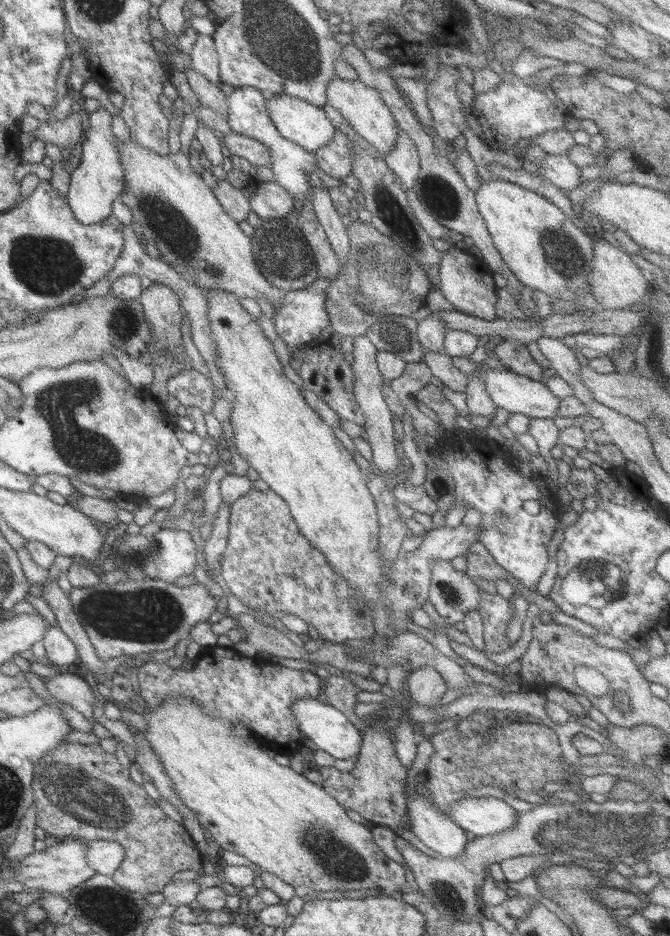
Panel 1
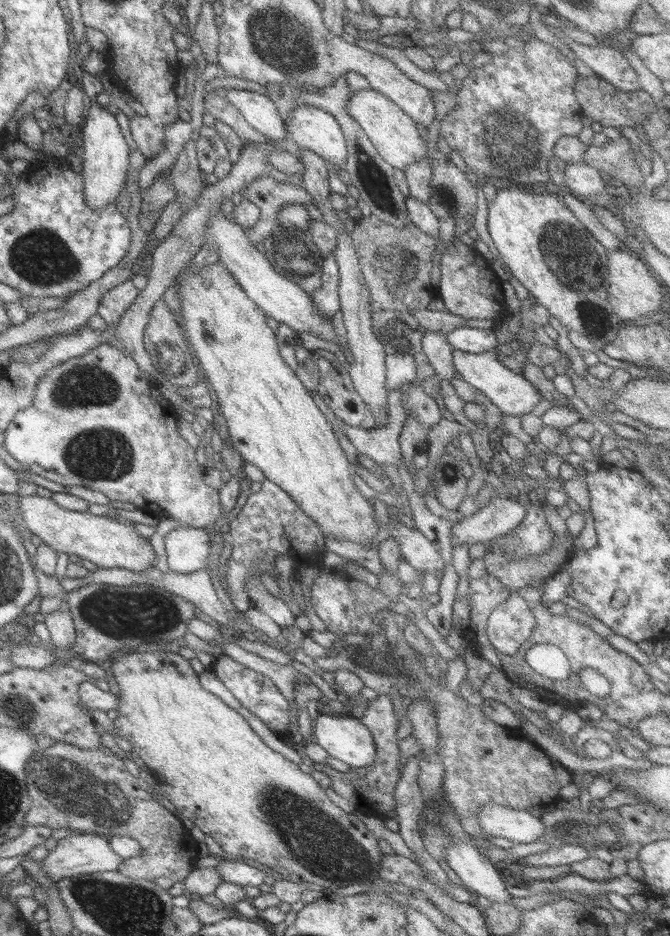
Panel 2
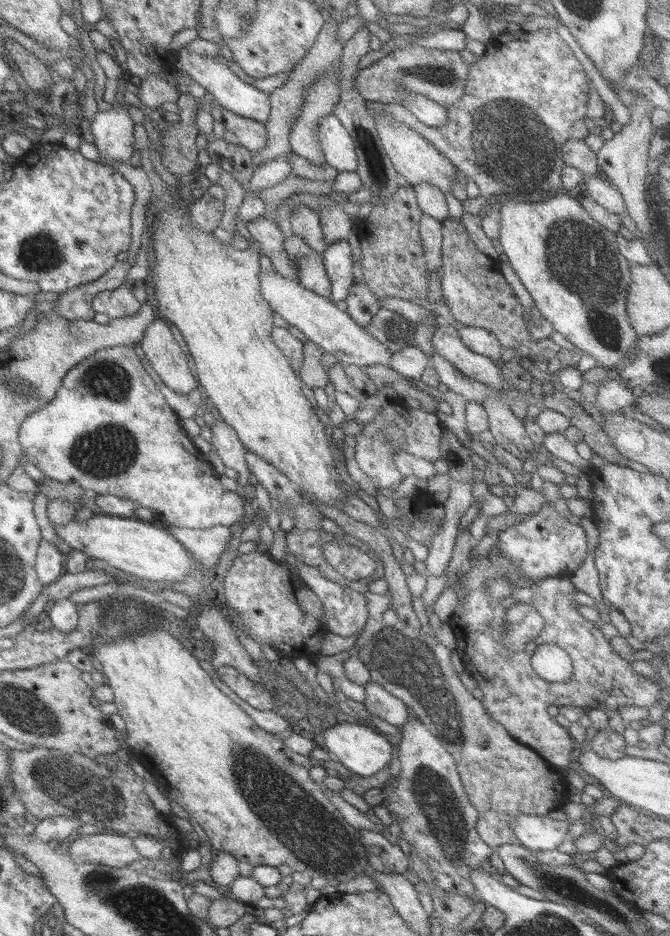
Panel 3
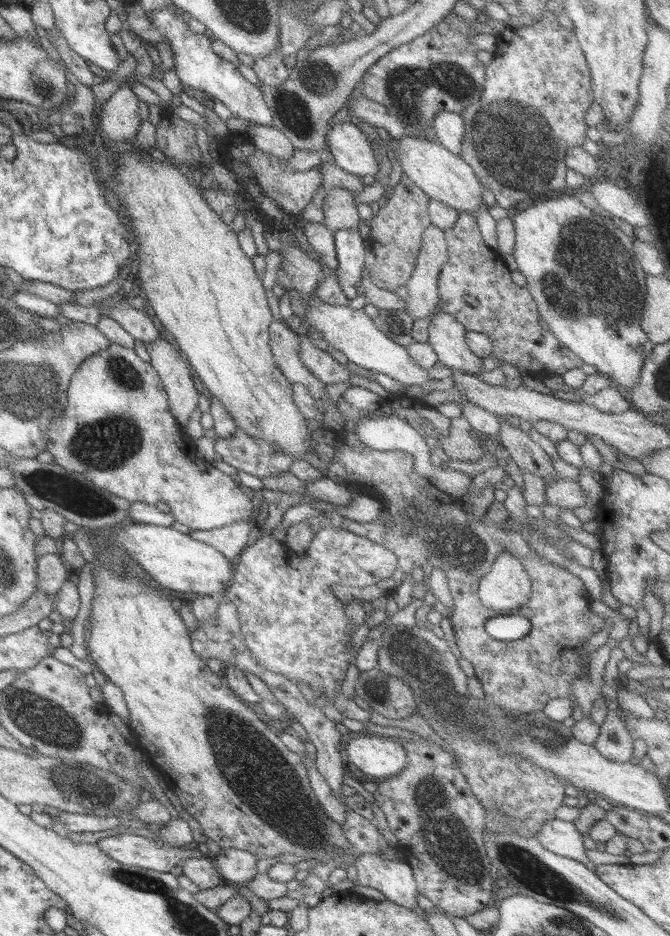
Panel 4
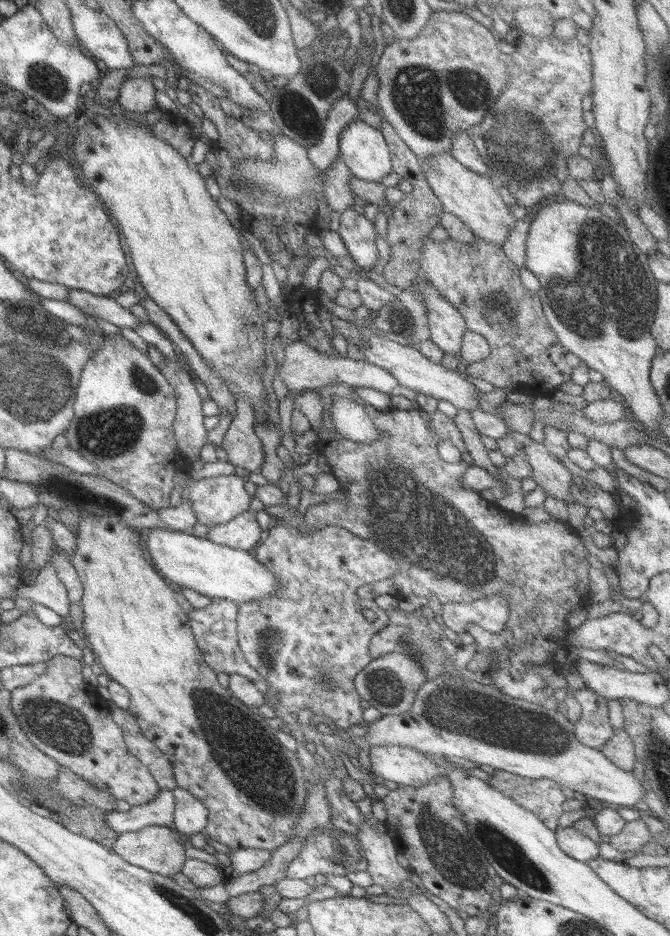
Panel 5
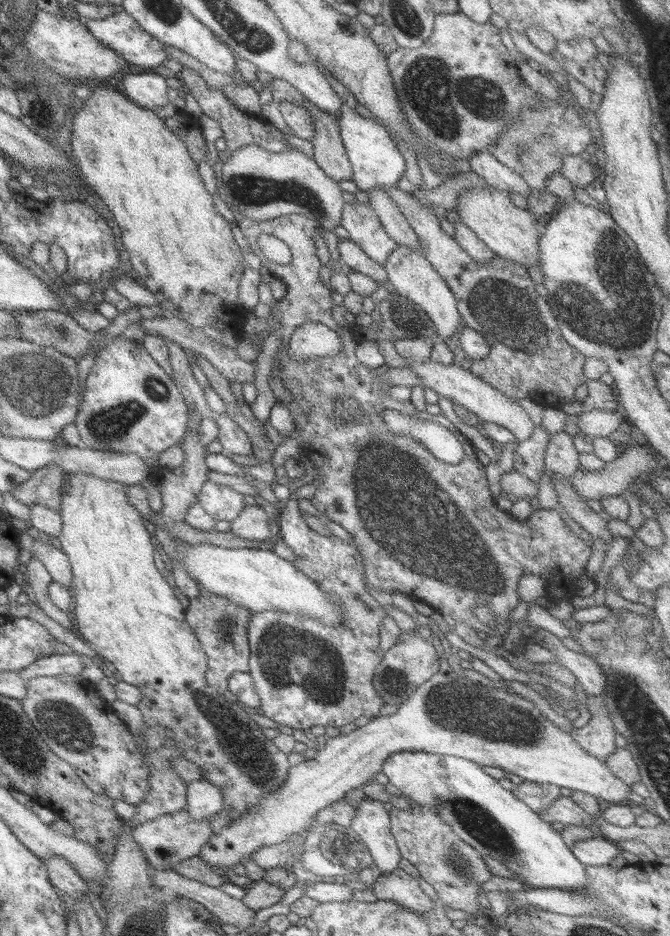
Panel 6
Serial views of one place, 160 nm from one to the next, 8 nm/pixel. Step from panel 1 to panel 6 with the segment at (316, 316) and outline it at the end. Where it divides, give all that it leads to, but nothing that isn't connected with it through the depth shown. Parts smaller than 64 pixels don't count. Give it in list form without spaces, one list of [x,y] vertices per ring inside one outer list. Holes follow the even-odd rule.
[[[348,198],[342,208],[340,225],[343,230],[347,231],[347,239],[359,246],[377,264],[382,265],[383,261],[388,257],[388,254],[396,247],[396,244],[385,234],[377,215],[368,203],[358,203]]]

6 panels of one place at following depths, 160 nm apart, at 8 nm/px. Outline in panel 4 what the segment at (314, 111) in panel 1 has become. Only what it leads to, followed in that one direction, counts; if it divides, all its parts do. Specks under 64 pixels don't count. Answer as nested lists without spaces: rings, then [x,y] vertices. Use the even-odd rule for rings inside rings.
[[[349,121],[335,123],[326,136],[334,166],[355,177],[375,176],[378,170],[370,140],[357,125]]]

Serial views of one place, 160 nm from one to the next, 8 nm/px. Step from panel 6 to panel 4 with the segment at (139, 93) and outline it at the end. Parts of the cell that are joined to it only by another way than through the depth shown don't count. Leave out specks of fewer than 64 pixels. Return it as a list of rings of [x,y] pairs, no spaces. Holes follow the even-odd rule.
[[[122,85],[101,106],[100,119],[94,123],[113,142],[133,141],[142,122],[139,118],[139,103],[129,85]]]

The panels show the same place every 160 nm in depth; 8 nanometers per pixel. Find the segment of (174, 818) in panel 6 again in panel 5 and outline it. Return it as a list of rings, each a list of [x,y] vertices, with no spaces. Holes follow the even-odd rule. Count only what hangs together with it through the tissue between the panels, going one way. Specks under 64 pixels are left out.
[[[146,826],[135,832],[118,834],[114,839],[112,851],[133,866],[170,877],[180,872],[181,865],[186,859],[185,851],[181,845],[182,839],[187,838],[169,826]]]

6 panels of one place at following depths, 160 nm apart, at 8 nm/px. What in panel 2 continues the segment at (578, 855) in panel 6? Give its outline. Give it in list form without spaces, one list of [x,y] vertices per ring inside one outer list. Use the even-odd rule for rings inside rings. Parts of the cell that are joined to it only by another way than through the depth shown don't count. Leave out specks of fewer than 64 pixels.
[[[490,802],[477,813],[480,829],[490,837],[505,838],[514,845],[529,844],[542,838],[544,824],[524,810],[515,810]]]

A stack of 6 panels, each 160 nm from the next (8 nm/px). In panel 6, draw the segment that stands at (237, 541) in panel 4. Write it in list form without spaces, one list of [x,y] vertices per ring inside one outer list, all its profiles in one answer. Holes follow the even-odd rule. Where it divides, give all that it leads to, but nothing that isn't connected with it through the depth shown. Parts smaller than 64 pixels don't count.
[[[257,505],[245,506],[239,515],[229,522],[228,533],[241,540],[253,540],[253,542],[272,540],[267,521],[267,514]]]

